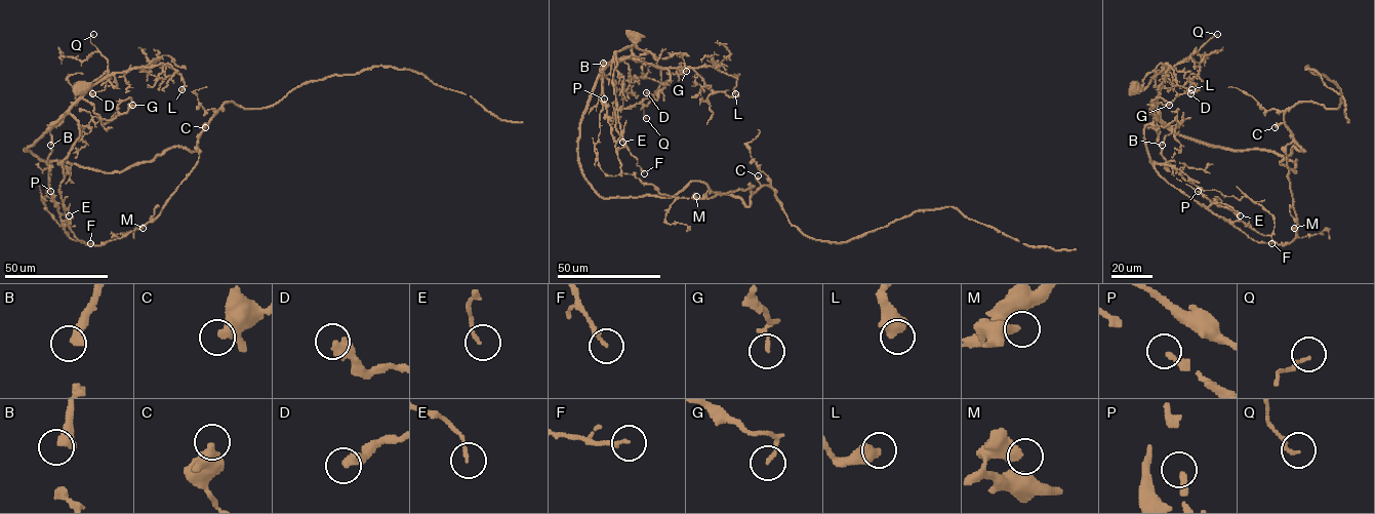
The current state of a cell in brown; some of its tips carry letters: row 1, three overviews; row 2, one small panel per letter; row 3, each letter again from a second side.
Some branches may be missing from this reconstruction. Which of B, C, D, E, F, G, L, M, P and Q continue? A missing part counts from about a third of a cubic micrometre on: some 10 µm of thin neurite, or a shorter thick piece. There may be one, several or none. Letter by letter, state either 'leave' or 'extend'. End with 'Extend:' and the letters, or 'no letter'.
B: leave
C: leave
D: leave
E: leave
F: leave
G: leave
L: extend
M: leave
P: leave
Q: leave
Extend: L

